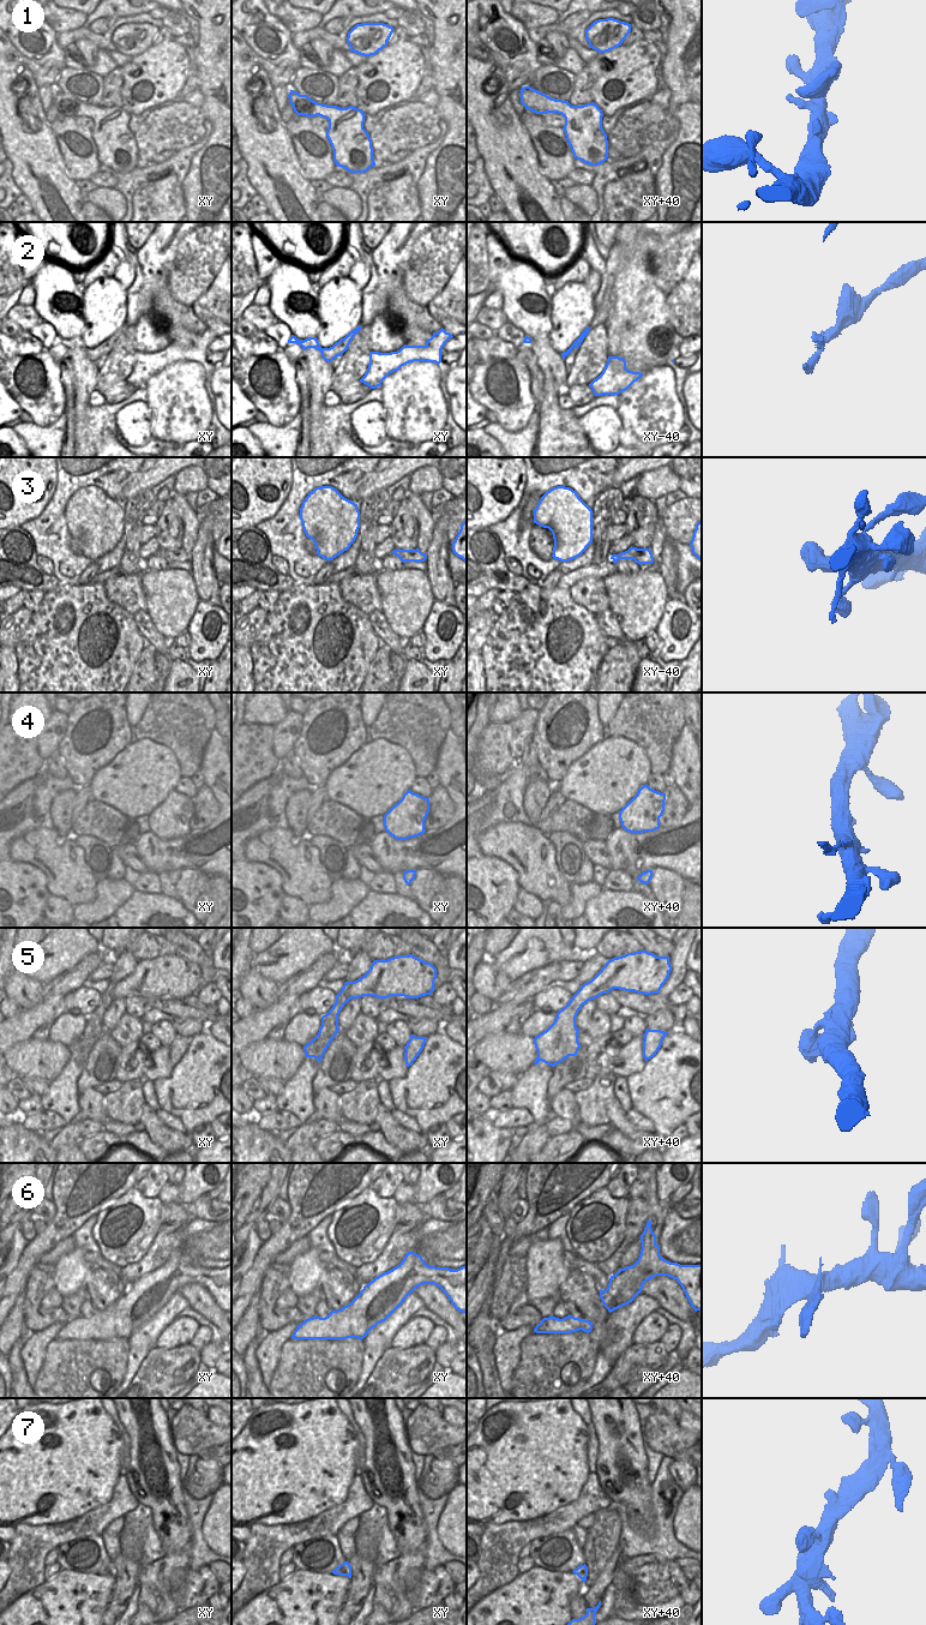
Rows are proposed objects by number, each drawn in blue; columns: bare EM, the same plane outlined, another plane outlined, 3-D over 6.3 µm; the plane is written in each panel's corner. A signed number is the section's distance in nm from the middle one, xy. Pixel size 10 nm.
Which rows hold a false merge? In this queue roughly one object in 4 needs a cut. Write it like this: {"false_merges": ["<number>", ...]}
{"false_merges": ["6"]}

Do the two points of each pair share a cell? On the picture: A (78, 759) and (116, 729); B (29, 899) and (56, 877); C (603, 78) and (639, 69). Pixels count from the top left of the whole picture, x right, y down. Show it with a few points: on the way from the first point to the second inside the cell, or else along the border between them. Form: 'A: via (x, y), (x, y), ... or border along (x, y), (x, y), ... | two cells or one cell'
A: via (89, 754), (104, 748), (110, 739) | one cell
B: border along (29, 863), (46, 875), (46, 886), (50, 893) | two cells
C: via (612, 78), (620, 77), (631, 70) | one cell

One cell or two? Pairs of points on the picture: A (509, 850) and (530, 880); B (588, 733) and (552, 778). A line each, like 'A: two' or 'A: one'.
A: one
B: one

